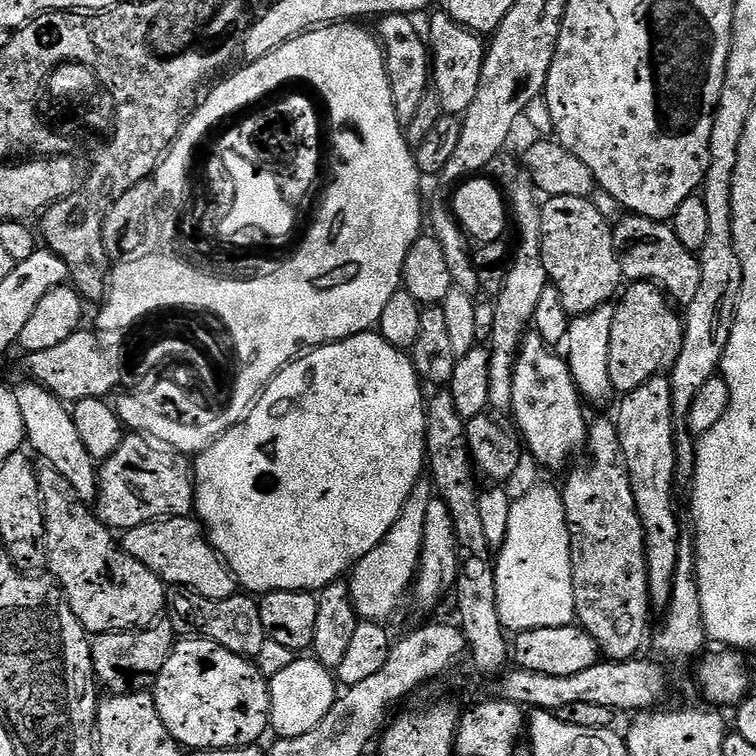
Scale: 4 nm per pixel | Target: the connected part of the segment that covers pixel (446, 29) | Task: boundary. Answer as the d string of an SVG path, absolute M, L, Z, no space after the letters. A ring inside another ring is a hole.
M443 10L426 28L426 43L430 49L430 84L434 89L438 102L442 102L442 110L449 116L463 117L468 111L470 102L474 102L474 94L478 94L478 86L482 78L484 53L486 44L477 33L464 25L454 22Z

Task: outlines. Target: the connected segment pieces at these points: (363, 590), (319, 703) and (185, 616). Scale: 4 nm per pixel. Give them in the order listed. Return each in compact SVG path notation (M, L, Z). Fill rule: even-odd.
M420 479L414 486L406 506L402 506L402 514L398 514L398 522L394 522L394 526L390 526L386 538L382 538L382 542L378 542L378 546L374 546L374 550L370 550L370 554L366 554L366 558L359 560L352 568L347 585L350 590L352 605L356 608L356 615L361 621L388 622L388 619L399 610L400 603L403 600L405 603L412 587L412 581L416 576L416 563L420 560L420 543L422 542L422 526L424 525L422 502L433 499L433 496L434 489L431 483L427 479Z
M302 656L269 679L271 712L269 725L276 736L297 737L312 730L331 710L338 695L338 684L333 673L310 656Z
M172 586L166 592L166 618L172 623L173 633L177 637L213 640L218 642L218 646L239 656L256 658L256 655L263 650L264 644L266 645L260 605L248 594L211 600L202 594L191 592L189 588Z

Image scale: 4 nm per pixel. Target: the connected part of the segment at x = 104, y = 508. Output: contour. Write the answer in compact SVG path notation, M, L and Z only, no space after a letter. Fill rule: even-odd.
M125 435L114 454L99 465L94 511L109 529L127 530L151 520L192 516L195 503L194 468L189 457L146 435Z

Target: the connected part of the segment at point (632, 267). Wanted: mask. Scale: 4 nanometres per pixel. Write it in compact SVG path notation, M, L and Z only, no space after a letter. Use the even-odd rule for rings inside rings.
M628 214L615 221L612 237L620 274L625 281L654 284L680 306L692 301L698 292L700 262L697 253L686 250L686 246L678 242L678 234L674 234L671 223Z

